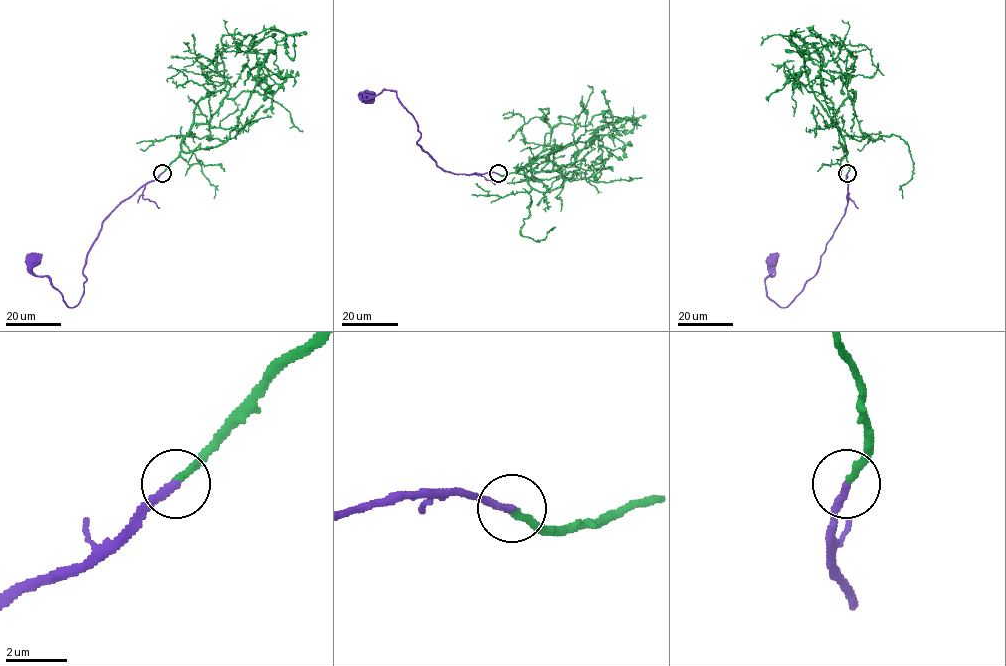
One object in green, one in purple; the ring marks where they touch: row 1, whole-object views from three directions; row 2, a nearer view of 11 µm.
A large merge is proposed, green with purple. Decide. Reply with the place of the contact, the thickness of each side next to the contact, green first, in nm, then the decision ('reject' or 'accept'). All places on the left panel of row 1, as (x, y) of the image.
at (162, 173); 260 nm thick on the green side, 280 nm on the other; accept

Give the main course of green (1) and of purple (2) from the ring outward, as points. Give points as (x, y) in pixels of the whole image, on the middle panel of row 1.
1: (498, 174), (553, 171), (570, 164), (601, 126), (586, 148), (601, 135), (611, 135), (624, 143), (627, 157)
2: (498, 174), (446, 171), (417, 143), (421, 136), (418, 124), (396, 92), (383, 90), (367, 97)

